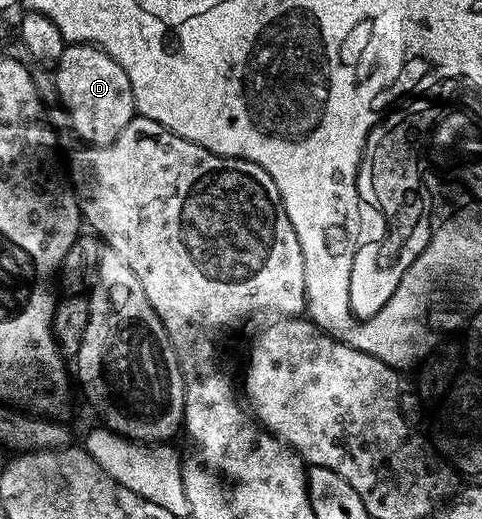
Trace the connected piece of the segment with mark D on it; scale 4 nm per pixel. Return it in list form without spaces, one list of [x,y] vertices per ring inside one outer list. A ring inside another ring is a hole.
[[[71,43],[58,59],[52,75],[56,97],[58,96],[63,110],[66,111],[67,118],[70,119],[71,130],[82,139],[79,141],[90,146],[110,144],[120,134],[120,130],[124,130],[124,126],[128,126],[128,122],[134,119],[136,113],[128,74],[124,74],[122,67],[101,48],[95,48],[93,44]]]

